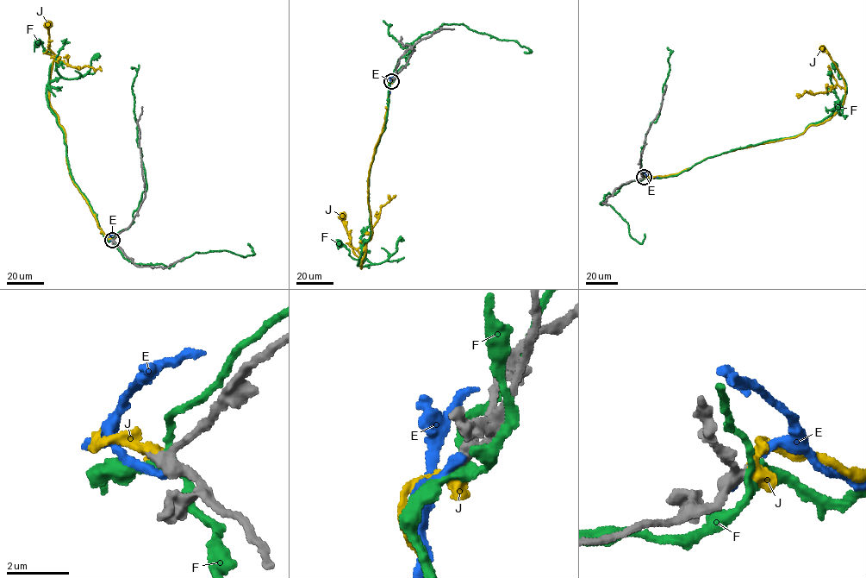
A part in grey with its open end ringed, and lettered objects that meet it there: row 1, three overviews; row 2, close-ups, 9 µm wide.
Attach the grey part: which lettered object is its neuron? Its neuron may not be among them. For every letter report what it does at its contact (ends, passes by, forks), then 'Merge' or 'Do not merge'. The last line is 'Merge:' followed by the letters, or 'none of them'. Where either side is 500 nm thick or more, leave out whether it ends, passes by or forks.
E: It ends there. Do not merge
F: It forks there. Do not merge
J: Merge
Merge: J

